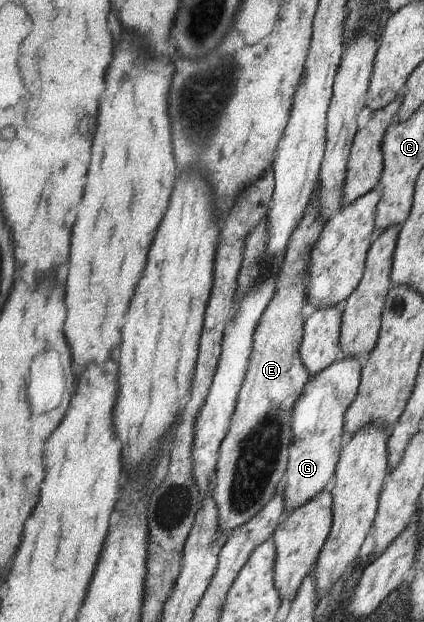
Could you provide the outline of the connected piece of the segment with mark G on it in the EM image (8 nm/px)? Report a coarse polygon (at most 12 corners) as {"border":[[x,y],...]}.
{"border":[[361,359],[310,376],[291,414],[285,514],[320,493],[345,443]]}

